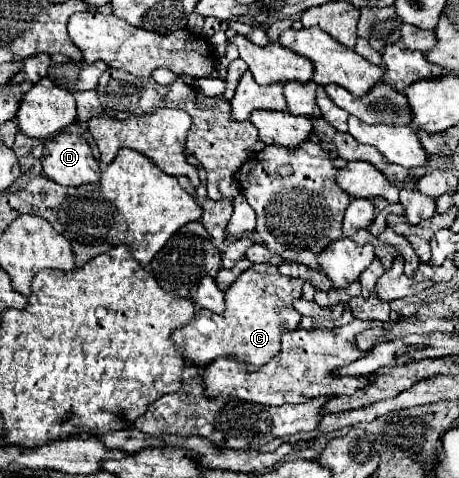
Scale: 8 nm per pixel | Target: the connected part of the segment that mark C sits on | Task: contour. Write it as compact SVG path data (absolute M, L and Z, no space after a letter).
M251 265L225 291L225 313L217 315L207 309L201 309L187 325L179 327L173 333L173 341L183 353L183 357L199 367L209 365L209 361L217 357L233 355L247 361L249 369L257 369L281 349L281 335L299 327L303 315L293 309L293 301L301 297L303 283L305 281L299 277L293 279L281 275L275 265Z

